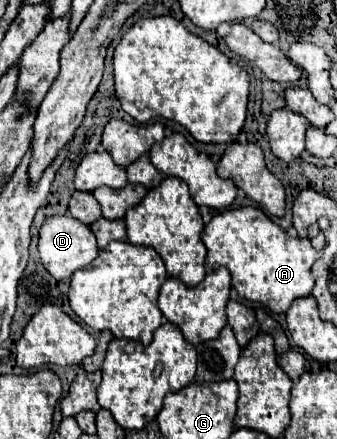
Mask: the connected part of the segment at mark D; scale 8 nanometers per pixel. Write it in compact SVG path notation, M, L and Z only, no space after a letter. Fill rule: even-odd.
M69 214L63 216L51 216L43 222L39 230L39 254L41 264L47 268L47 272L57 278L71 278L71 274L79 268L89 266L99 252L99 246L95 242L95 236L87 224L81 224L79 220L73 220Z

